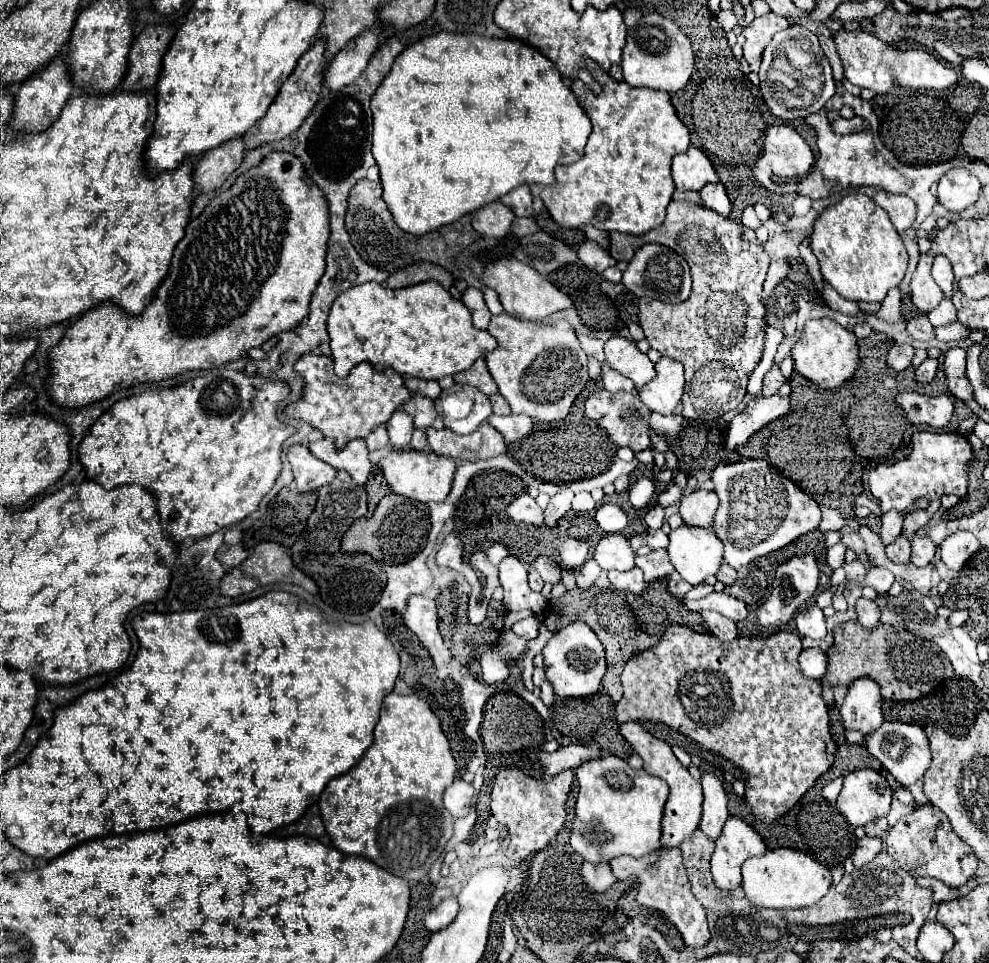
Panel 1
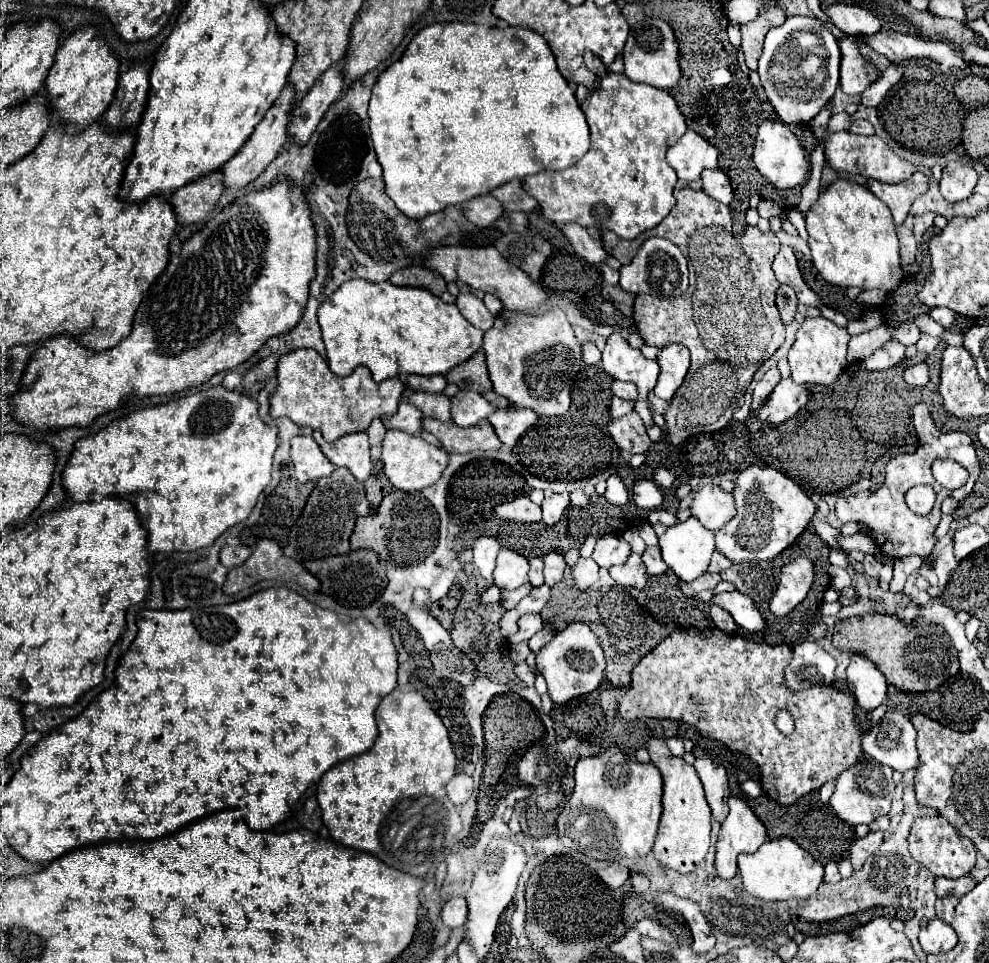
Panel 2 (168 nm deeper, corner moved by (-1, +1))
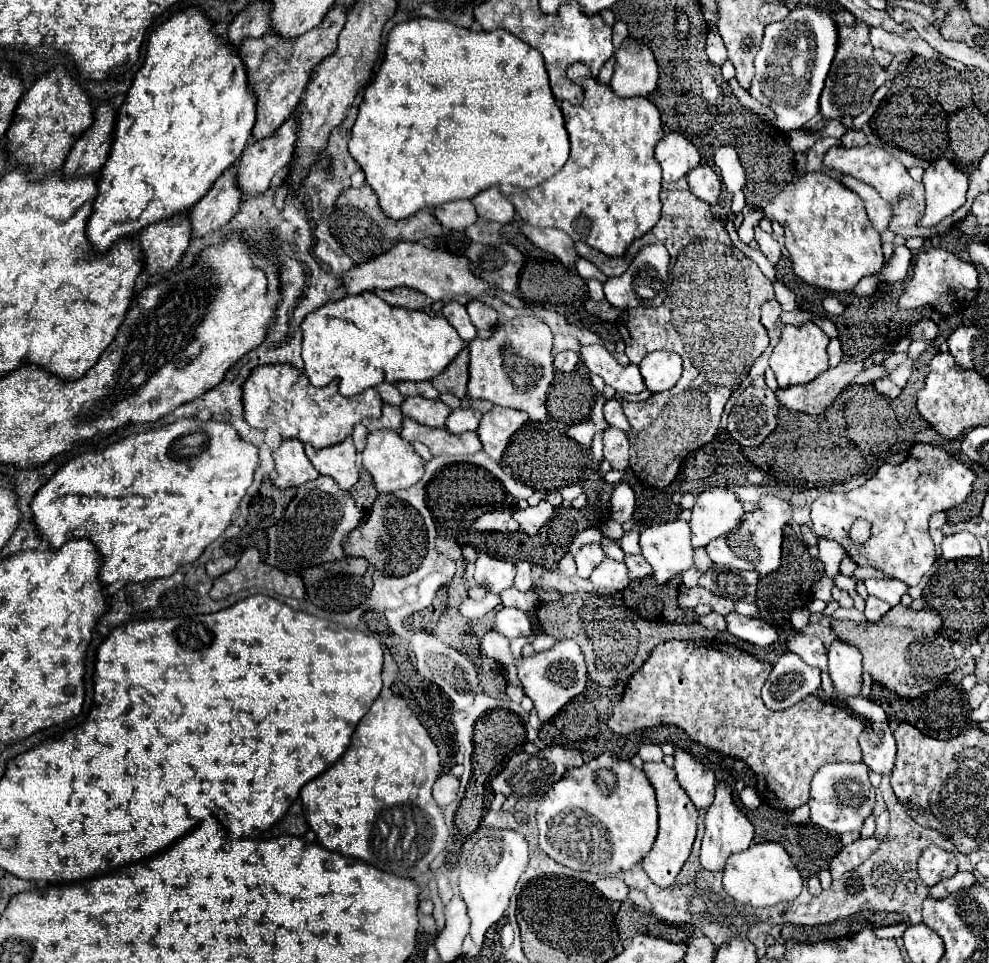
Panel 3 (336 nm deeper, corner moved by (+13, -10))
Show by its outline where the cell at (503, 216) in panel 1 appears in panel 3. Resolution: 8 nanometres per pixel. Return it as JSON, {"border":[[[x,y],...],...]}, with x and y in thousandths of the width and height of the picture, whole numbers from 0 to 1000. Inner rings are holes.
{"border":[[[459,208],[445,212],[443,216],[439,216],[439,222],[445,228],[445,233],[455,239],[469,239],[483,226],[475,208]]]}

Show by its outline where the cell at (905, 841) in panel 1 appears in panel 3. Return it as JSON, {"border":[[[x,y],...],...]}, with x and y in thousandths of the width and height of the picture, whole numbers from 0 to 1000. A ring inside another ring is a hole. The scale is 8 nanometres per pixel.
{"border":[[[948,879],[936,881],[928,893],[928,908],[936,920],[944,920],[954,912],[963,912],[967,903],[967,889]]]}

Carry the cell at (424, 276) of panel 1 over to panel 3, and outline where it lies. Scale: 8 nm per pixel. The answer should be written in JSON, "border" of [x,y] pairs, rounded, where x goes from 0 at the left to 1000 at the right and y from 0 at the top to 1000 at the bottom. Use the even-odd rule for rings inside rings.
{"border":[[[411,297],[396,299],[396,301],[378,301],[378,305],[396,318],[406,318],[406,320],[415,320],[415,322],[429,322],[431,318],[437,316],[437,312],[433,307],[429,307],[427,303],[423,303],[419,299],[411,299]]]}

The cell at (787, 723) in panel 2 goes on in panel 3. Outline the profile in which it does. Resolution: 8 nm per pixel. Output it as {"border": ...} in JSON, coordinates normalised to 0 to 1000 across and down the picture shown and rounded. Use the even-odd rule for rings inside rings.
{"border":[[[795,677],[783,690],[772,714],[770,727],[779,737],[799,735],[813,723],[829,717],[829,698],[803,679]]]}

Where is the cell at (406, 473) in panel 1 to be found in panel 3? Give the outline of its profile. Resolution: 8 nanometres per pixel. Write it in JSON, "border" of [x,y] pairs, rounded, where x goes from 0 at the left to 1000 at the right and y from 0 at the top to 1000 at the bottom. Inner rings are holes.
{"border":[[[374,449],[370,465],[366,469],[366,482],[376,492],[380,509],[396,513],[406,507],[419,505],[429,492],[429,478],[419,469],[417,461],[406,457],[402,449]]]}

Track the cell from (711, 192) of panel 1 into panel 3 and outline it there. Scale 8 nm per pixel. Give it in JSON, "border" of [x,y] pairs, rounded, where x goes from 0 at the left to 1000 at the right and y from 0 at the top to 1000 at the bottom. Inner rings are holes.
{"border":[[[708,170],[706,174],[702,174],[700,179],[694,181],[694,187],[696,187],[698,199],[702,204],[714,208],[716,212],[724,212],[726,210],[730,191],[728,191],[728,185],[722,181],[722,177],[718,172],[710,172]]]}

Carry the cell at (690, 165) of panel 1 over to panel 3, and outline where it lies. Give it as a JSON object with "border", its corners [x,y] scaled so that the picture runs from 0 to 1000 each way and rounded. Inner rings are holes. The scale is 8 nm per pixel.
{"border":[[[686,137],[673,139],[663,150],[661,162],[669,172],[669,181],[671,181],[669,185],[673,191],[684,189],[686,185],[694,183],[698,177],[702,177],[708,170],[706,154]]]}

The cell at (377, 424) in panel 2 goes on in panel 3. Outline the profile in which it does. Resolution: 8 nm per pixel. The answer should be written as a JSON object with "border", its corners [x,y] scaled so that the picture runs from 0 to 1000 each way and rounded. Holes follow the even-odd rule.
{"border":[[[360,440],[358,442],[358,449],[356,449],[356,457],[358,457],[358,463],[362,469],[368,467],[370,463],[370,453],[372,453],[372,447],[368,444],[368,440]]]}

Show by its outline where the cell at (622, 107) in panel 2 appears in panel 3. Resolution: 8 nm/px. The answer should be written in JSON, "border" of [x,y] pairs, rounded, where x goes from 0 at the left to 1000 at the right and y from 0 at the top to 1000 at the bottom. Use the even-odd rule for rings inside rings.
{"border":[[[593,71],[588,77],[580,77],[582,87],[590,91],[590,104],[584,110],[568,108],[572,135],[576,141],[576,164],[570,174],[542,195],[528,197],[522,193],[506,193],[508,201],[518,208],[526,226],[542,237],[562,235],[570,239],[578,249],[590,249],[595,255],[611,262],[613,266],[629,266],[633,258],[661,237],[667,226],[667,170],[661,164],[661,152],[671,143],[667,116],[653,102],[627,102],[613,87],[601,83]]]}

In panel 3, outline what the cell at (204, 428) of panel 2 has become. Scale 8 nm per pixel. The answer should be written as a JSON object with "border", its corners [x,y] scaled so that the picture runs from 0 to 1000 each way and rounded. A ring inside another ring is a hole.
{"border":[[[184,434],[182,438],[174,440],[174,442],[168,442],[168,444],[162,444],[162,447],[150,447],[146,451],[140,451],[140,453],[131,453],[131,455],[125,455],[105,467],[99,467],[99,469],[87,469],[83,474],[77,474],[73,478],[69,478],[34,515],[30,528],[32,528],[32,542],[36,546],[36,552],[38,557],[47,559],[49,561],[49,567],[51,571],[59,571],[65,563],[69,561],[75,561],[75,559],[89,559],[93,561],[95,567],[99,567],[97,571],[103,575],[103,590],[101,590],[101,604],[105,609],[111,609],[115,604],[127,604],[127,606],[140,606],[140,604],[150,604],[150,602],[156,602],[156,600],[168,600],[168,598],[174,598],[182,588],[186,586],[192,586],[196,584],[212,563],[216,563],[235,542],[239,530],[241,530],[241,523],[243,519],[247,517],[251,505],[255,503],[255,496],[257,496],[257,488],[261,484],[261,465],[257,461],[251,461],[247,457],[243,457],[241,449],[231,442],[231,440],[224,440],[224,438],[216,438],[216,436],[210,436],[210,438],[202,438],[198,434]]]}

